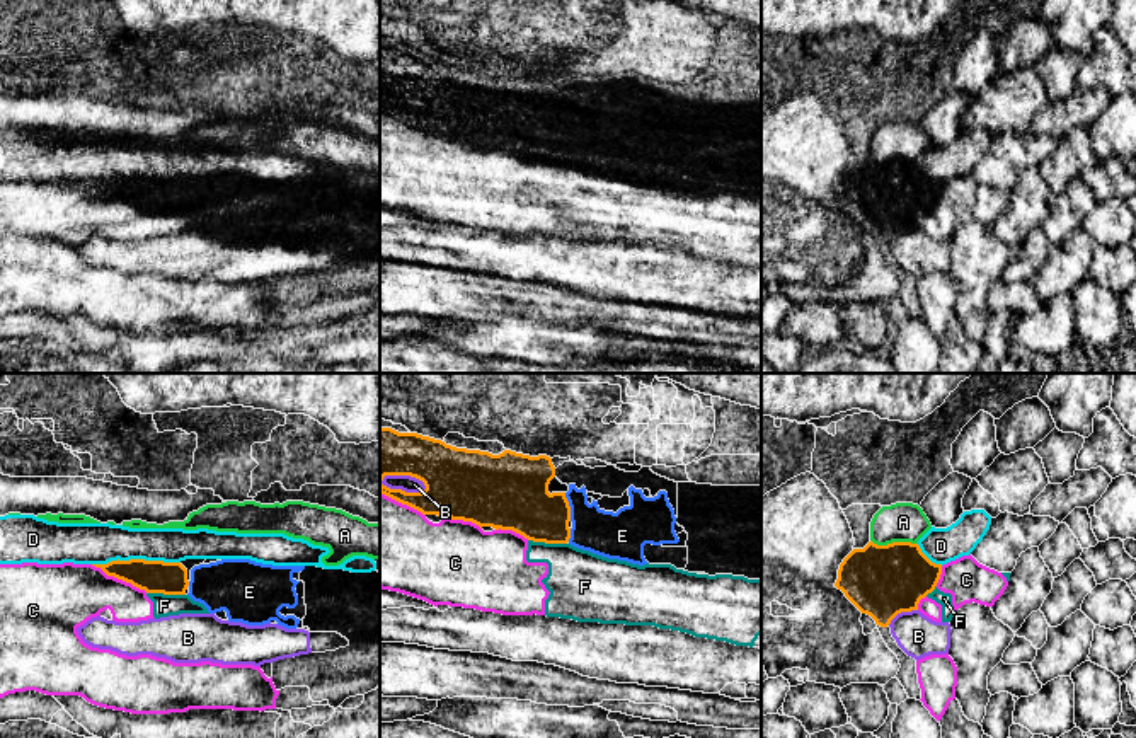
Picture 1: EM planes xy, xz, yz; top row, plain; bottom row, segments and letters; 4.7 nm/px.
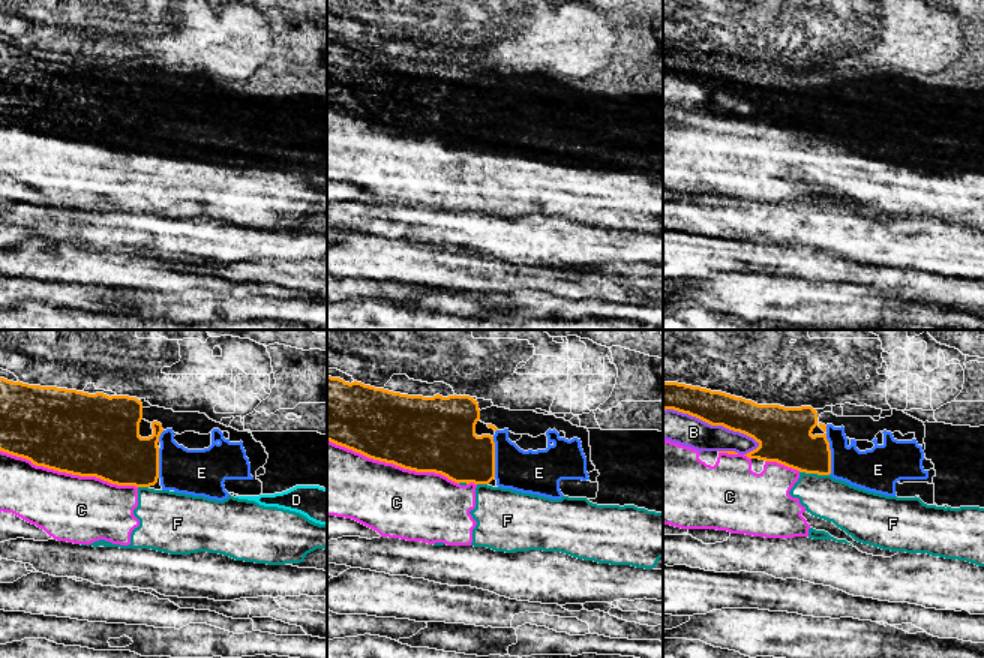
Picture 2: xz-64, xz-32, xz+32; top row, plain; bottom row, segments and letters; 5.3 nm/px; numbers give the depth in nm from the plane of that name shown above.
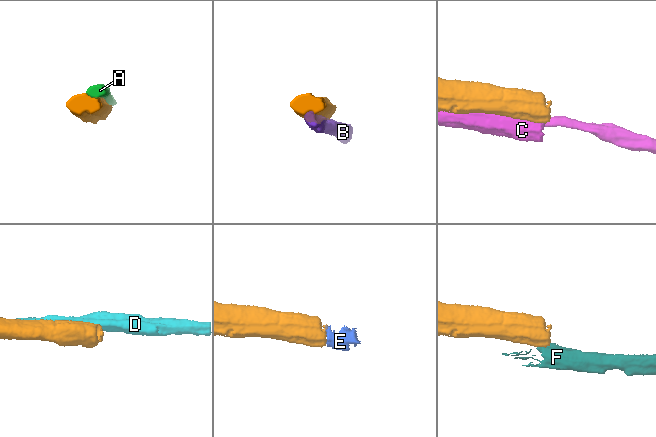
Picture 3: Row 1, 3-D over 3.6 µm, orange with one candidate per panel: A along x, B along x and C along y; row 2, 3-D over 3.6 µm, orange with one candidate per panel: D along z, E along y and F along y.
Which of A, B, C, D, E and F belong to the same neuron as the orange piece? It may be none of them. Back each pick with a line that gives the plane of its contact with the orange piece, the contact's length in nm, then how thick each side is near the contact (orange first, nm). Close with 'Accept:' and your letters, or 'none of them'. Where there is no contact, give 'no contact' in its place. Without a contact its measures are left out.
E: contact in xz; length 140 nm; calibres 300 and 220 nm
Accept: E

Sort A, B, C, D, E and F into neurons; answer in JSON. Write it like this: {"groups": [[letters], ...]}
{"groups": [["A"], ["B"], ["C"], ["D"], ["E"], ["F"]]}

